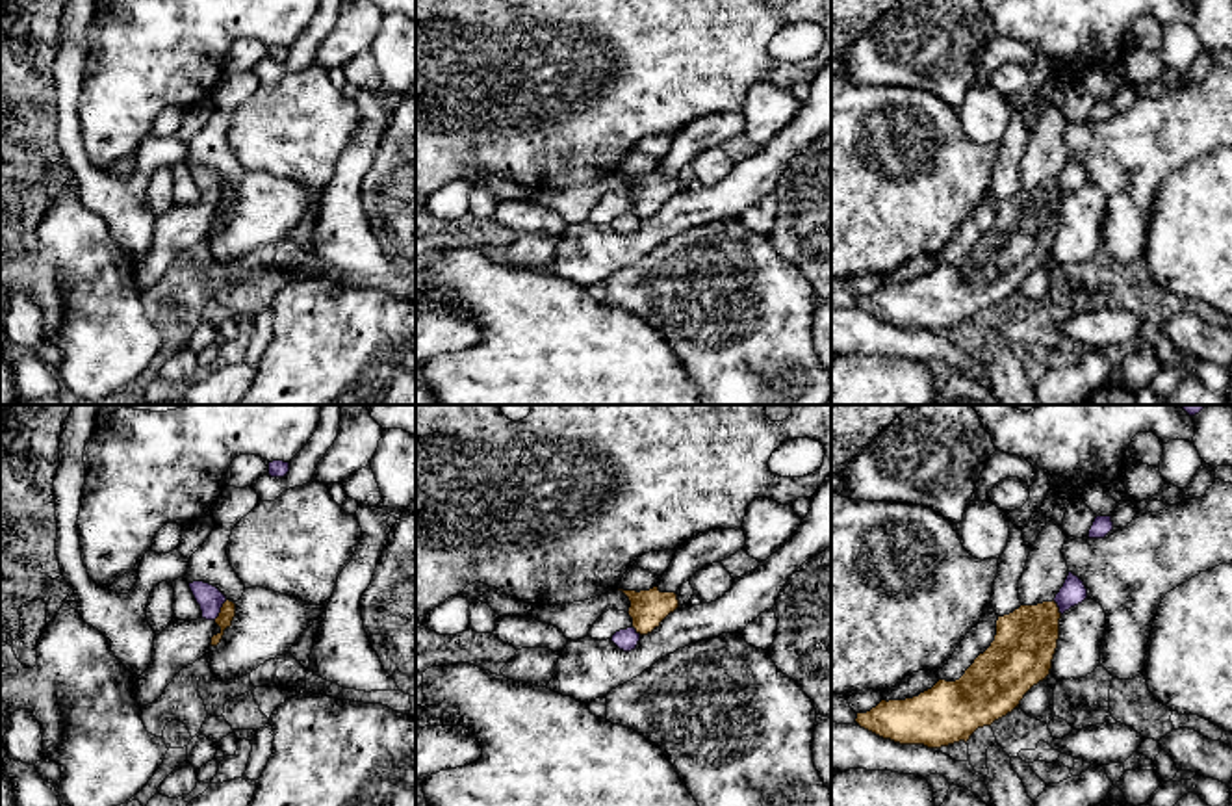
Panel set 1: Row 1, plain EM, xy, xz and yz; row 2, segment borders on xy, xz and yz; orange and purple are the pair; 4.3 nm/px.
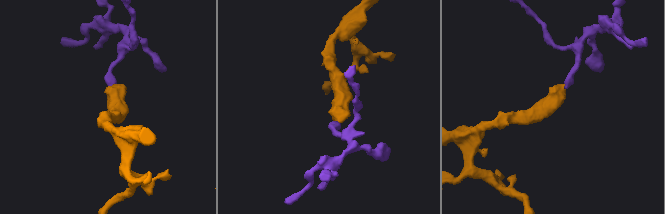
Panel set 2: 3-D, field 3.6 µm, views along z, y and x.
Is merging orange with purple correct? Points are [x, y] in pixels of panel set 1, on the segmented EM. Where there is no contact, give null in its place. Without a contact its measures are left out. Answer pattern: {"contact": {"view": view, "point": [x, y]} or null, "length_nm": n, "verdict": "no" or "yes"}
{"contact": {"view": "xy", "point": [221, 610]}, "length_nm": 110, "verdict": "no"}

